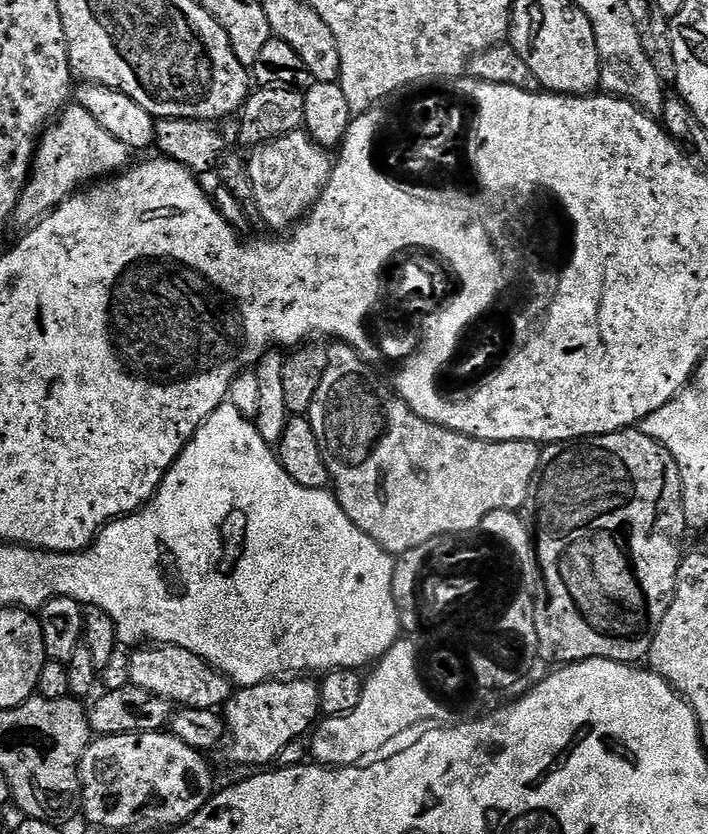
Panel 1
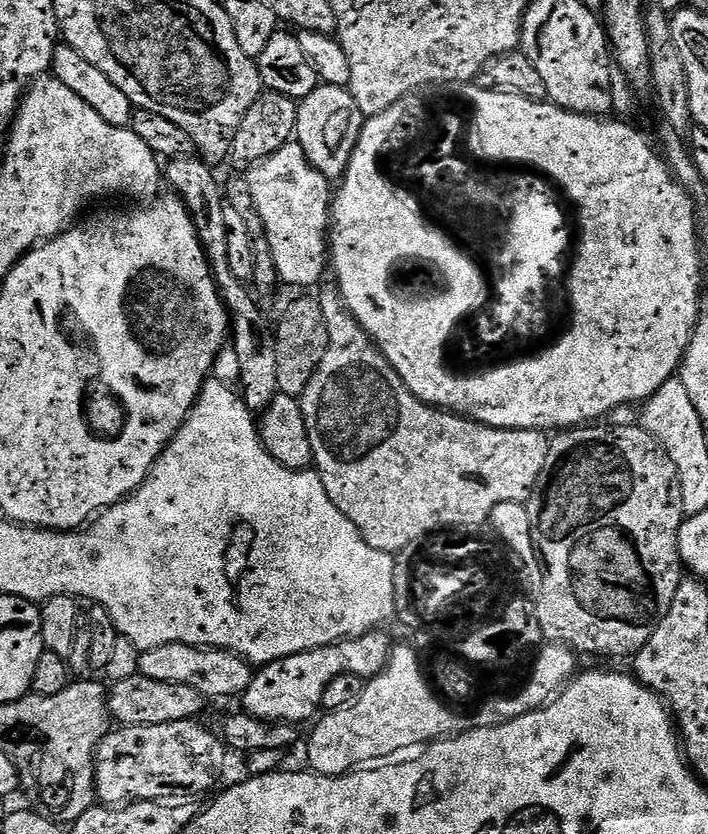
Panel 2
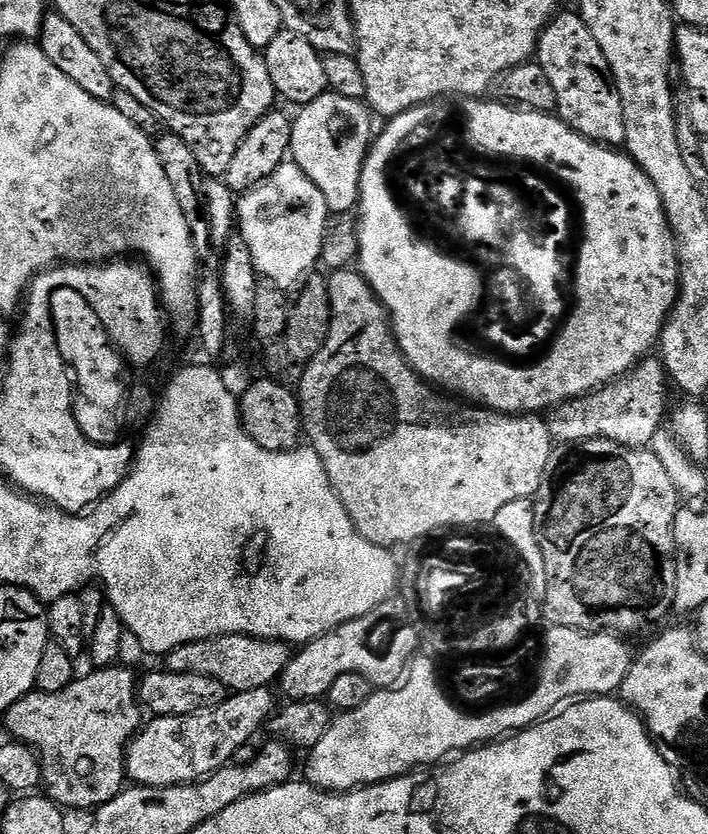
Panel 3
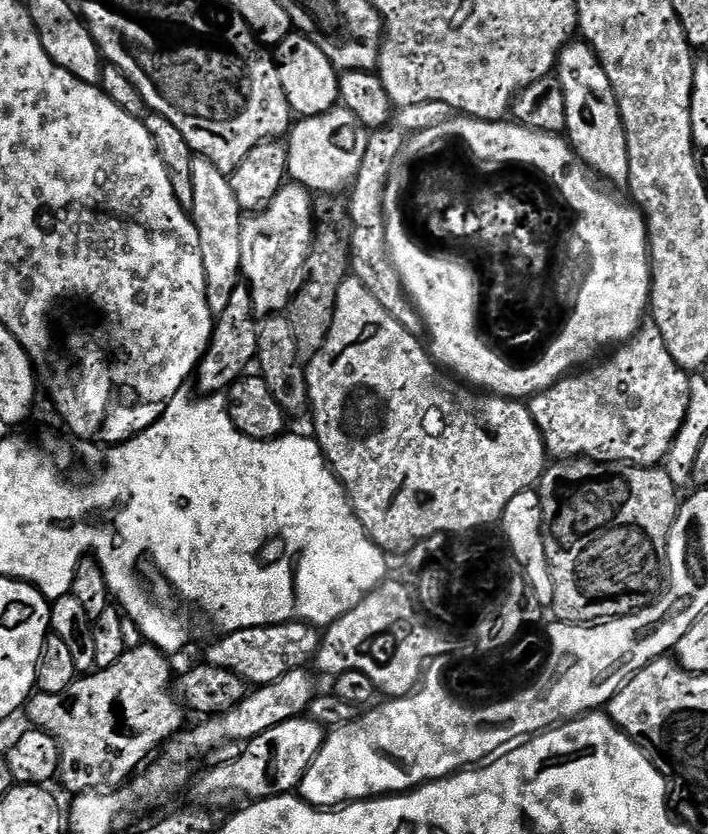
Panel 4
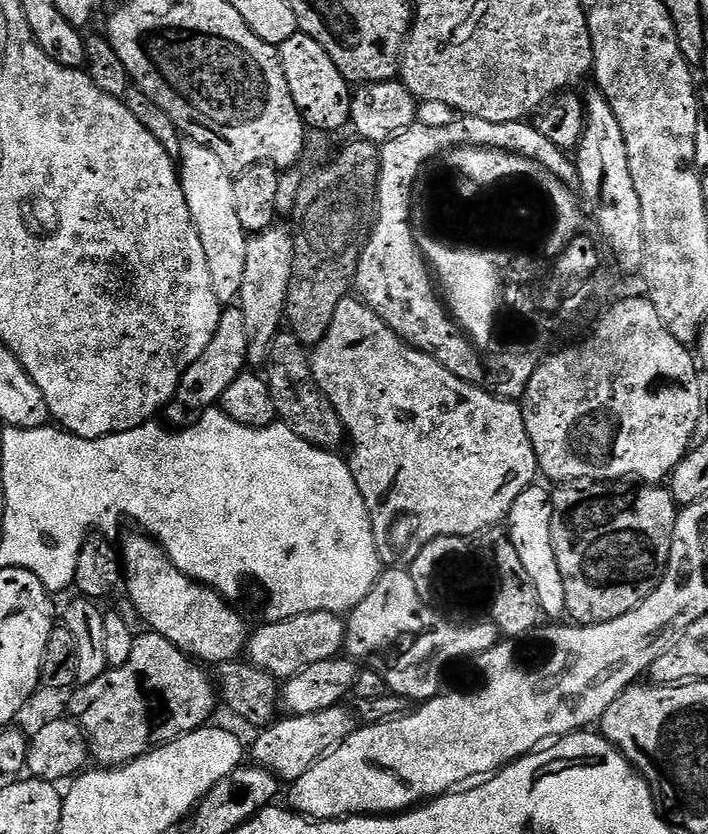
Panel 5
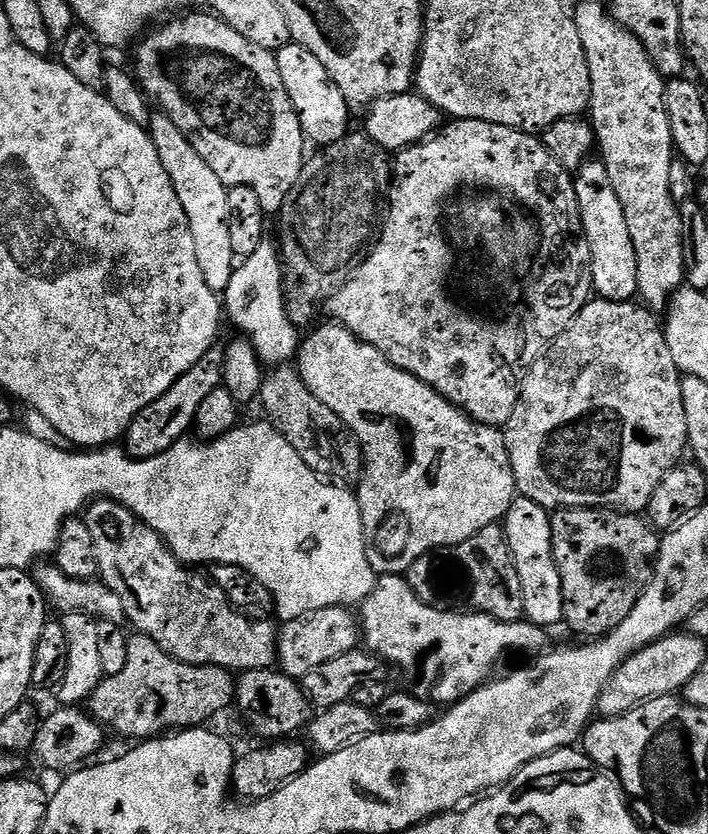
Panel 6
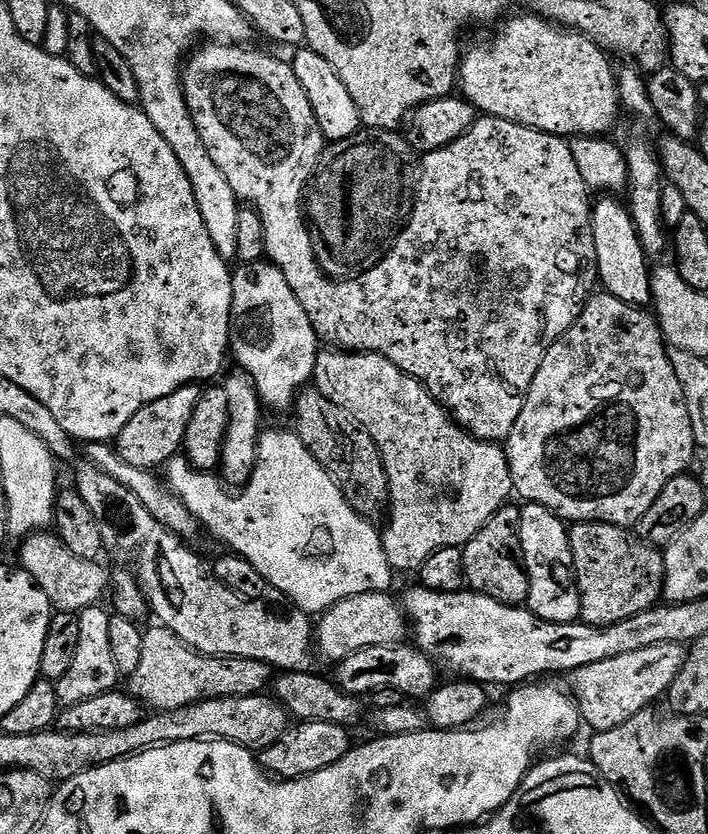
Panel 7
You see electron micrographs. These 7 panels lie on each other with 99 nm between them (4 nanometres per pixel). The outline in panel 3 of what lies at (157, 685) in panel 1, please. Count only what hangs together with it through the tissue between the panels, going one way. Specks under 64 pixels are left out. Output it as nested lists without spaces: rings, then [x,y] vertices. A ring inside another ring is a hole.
[[[215,636],[183,644],[167,653],[167,671],[178,674],[204,674],[222,682],[232,692],[245,692],[275,685],[290,659],[289,645],[277,640],[259,640],[253,636]]]

